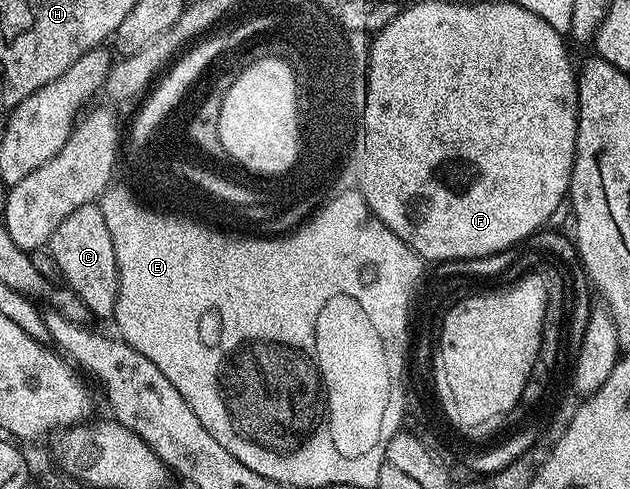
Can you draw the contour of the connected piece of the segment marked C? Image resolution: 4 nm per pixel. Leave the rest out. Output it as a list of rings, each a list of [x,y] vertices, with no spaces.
[[[99,204],[83,205],[78,211],[66,215],[48,240],[47,247],[58,261],[63,284],[79,297],[91,316],[111,318],[116,312],[120,276],[114,239]]]

